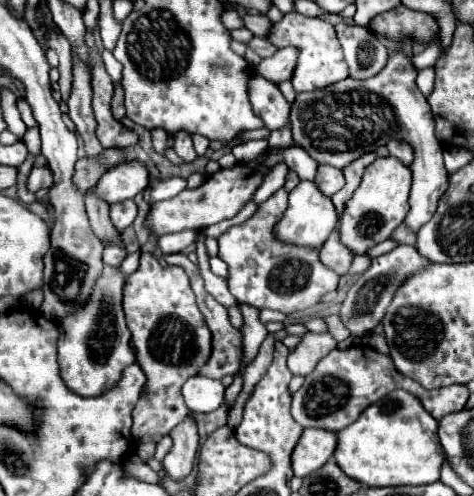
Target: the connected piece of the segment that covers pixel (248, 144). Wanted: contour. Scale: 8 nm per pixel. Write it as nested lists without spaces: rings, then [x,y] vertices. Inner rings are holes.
[[[245,141],[243,145],[233,147],[233,155],[239,163],[249,163],[255,161],[261,153],[265,153],[267,141]]]

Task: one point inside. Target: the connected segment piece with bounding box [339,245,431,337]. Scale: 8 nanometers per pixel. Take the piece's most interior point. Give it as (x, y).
(368, 299)

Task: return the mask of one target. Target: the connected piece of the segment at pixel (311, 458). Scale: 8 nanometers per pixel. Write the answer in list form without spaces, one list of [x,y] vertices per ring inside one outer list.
[[[305,429],[291,453],[291,469],[295,477],[307,477],[317,471],[333,455],[337,445],[335,433],[323,429]]]

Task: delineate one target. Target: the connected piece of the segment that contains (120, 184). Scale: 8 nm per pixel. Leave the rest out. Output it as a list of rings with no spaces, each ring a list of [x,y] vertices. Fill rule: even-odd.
[[[125,161],[117,167],[109,169],[97,181],[97,185],[93,185],[89,189],[89,193],[95,193],[107,205],[113,205],[113,203],[133,199],[147,185],[149,185],[149,173],[147,173],[145,165],[137,163],[137,161]]]

